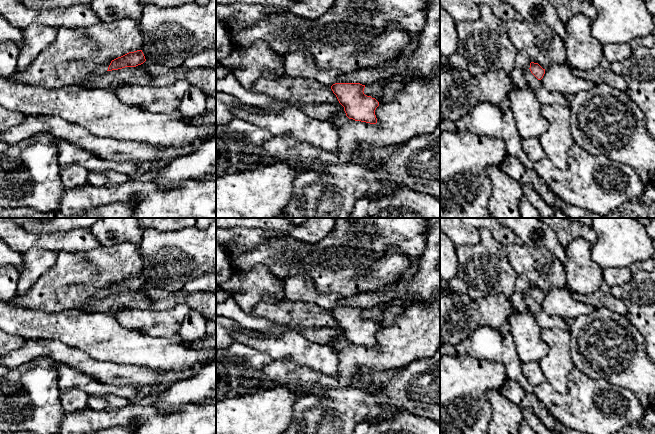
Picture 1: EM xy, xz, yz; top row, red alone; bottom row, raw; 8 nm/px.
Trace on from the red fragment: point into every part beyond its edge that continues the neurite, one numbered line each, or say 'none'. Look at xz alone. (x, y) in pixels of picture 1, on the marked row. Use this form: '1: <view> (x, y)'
1: xz (300, 63)

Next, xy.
1: xy (101, 69)

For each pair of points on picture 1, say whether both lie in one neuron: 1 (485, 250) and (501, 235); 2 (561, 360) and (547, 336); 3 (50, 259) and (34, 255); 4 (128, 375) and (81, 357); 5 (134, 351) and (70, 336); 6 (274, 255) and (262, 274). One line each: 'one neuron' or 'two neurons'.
1: two neurons
2: one neuron
3: one neuron
4: one neuron
5: one neuron
6: two neurons

